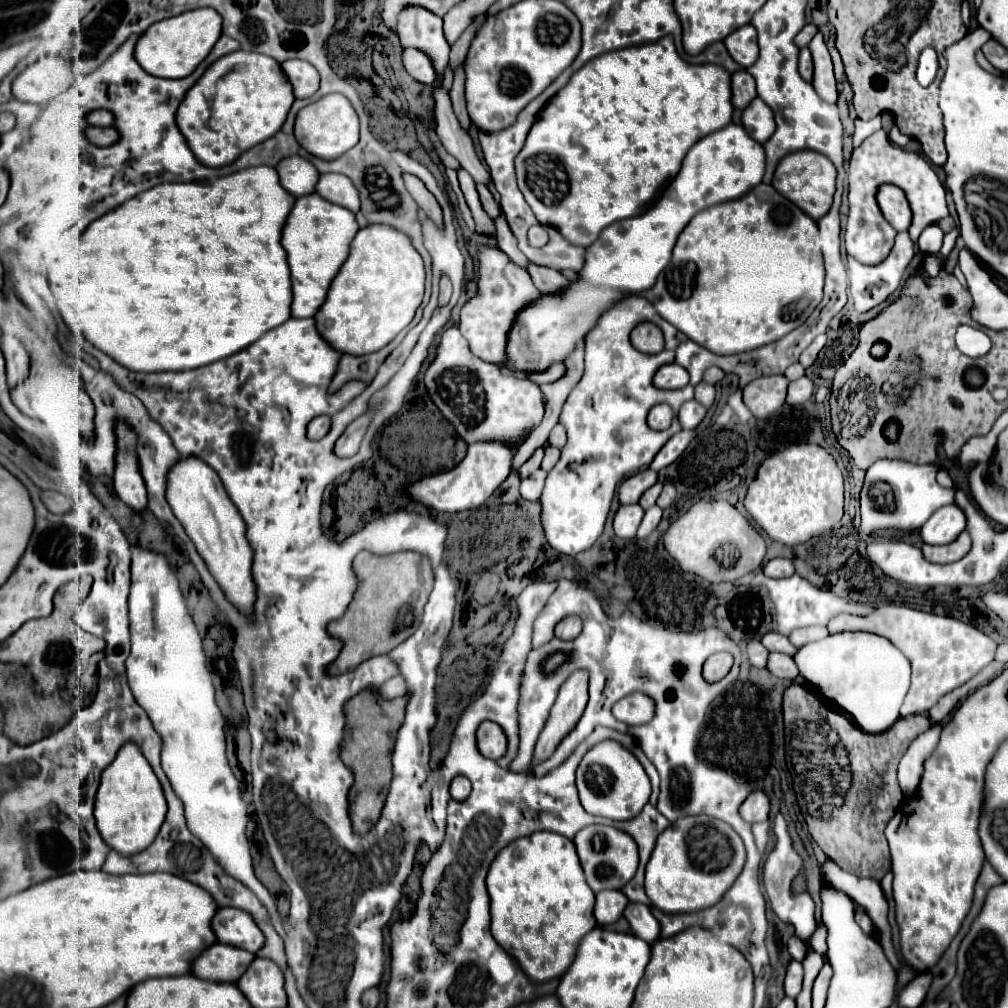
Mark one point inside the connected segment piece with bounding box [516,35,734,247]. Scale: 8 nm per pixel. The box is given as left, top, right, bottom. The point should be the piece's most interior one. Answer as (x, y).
(607, 140)

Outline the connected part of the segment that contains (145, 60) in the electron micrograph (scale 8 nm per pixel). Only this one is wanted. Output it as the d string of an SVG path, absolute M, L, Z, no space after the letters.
M212 7L184 11L176 17L150 25L150 29L146 29L146 33L136 43L136 57L142 69L146 69L150 75L158 75L164 79L182 79L206 59L220 35L222 17L214 13Z

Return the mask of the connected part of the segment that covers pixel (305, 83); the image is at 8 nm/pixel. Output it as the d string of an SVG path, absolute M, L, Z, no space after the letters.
M288 59L282 63L282 69L294 87L296 99L306 99L318 91L320 75L310 63L302 59Z

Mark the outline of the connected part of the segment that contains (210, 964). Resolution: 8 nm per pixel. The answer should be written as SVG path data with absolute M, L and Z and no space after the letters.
M216 943L210 949L206 949L202 957L198 957L198 961L194 961L192 973L196 977L210 979L210 981L236 983L244 975L244 971L250 967L254 957L256 955L250 951Z

